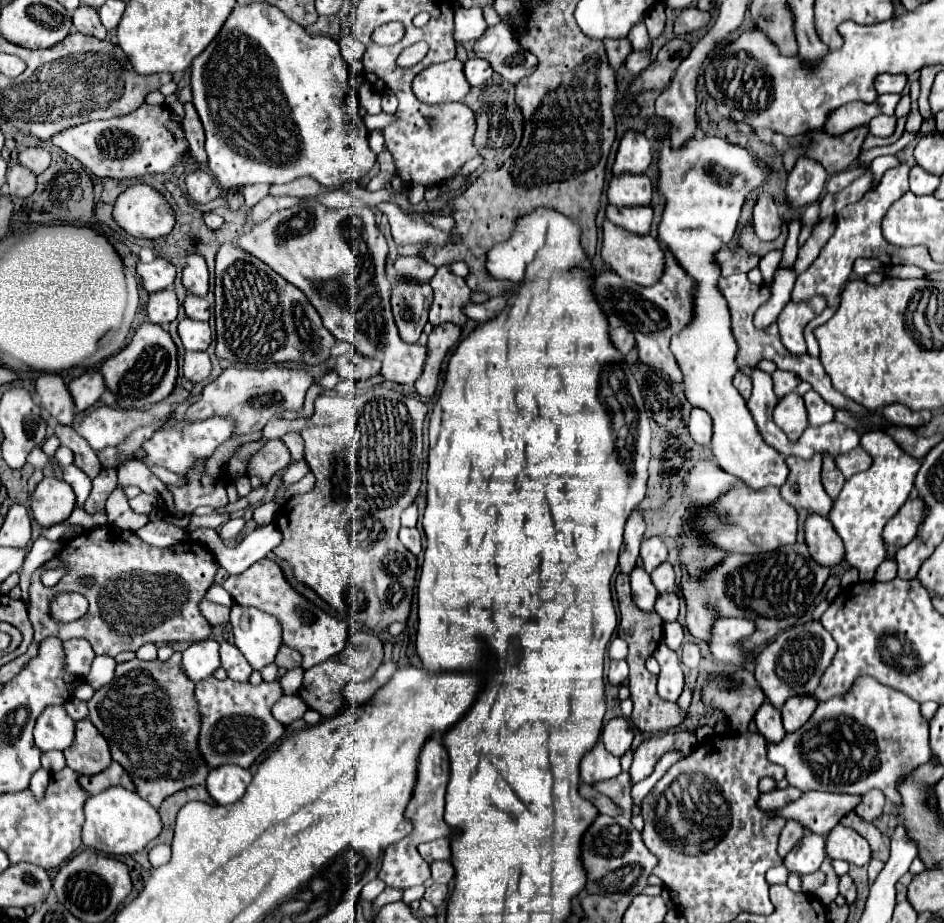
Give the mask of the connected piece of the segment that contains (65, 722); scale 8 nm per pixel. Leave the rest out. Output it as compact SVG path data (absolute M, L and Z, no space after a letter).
M47 706L35 722L35 744L43 750L65 750L75 736L75 722L63 706Z

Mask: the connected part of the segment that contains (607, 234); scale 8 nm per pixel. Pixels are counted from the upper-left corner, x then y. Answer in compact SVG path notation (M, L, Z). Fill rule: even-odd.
M605 220L603 224L603 246L601 246L603 260L623 278L641 286L653 286L659 282L665 270L665 252L661 250L659 242L653 236L637 236L631 232L625 232L623 228L611 224Z

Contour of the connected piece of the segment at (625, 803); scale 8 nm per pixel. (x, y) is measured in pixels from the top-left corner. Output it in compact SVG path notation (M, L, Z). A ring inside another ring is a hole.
M621 772L617 778L609 780L609 784L605 782L595 782L593 788L605 796L609 796L619 808L621 812L629 812L633 802L631 802L631 782L629 782L629 774Z

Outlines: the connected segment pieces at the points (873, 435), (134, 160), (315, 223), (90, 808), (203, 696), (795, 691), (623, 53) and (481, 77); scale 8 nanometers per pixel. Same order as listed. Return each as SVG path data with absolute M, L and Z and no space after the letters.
M881 430L863 434L861 446L871 454L873 464L869 470L859 472L845 482L831 508L829 520L845 544L845 560L859 570L859 580L873 580L877 566L885 560L885 542L881 538L883 526L909 498L921 464L913 456L905 454L895 440Z
M139 106L133 114L109 120L83 122L53 136L53 144L77 158L99 178L139 178L169 172L187 152L187 140L179 124L169 120L167 106Z
M315 198L301 200L299 206L271 214L235 244L301 288L317 308L325 328L335 338L349 342L357 354L379 360L385 380L413 384L419 378L427 348L405 344L397 334L389 304L391 282L385 276L387 242L375 224L371 208L359 206L357 222L357 206L331 210Z
M111 786L109 790L103 790L97 796L89 796L85 802L85 824L81 840L87 848L111 854L111 856L123 856L123 854L135 854L141 852L149 842L153 842L163 828L163 822L159 818L159 812L149 806L137 792L131 792L123 786Z
M207 678L197 682L195 698L199 702L201 712L201 734L199 734L199 750L209 762L209 768L217 768L223 764L237 764L241 768L249 768L257 756L261 756L269 746L273 746L283 736L283 724L277 722L271 714L271 706L283 696L279 680L261 682L253 686L249 682L235 680L217 680Z
M813 620L803 626L793 626L779 634L763 652L757 656L755 664L755 678L763 688L767 700L781 708L787 698L791 696L805 696L813 694L819 686L823 672L827 670L833 654L837 652L837 644L833 642L831 634L821 626L821 622Z
M605 38L603 44L605 44L607 56L609 56L609 64L611 64L611 68L617 70L617 68L625 62L627 54L631 52L631 44L629 44L629 40L627 40L627 38L619 38L619 40Z
M473 58L473 60L467 60L465 66L463 66L463 72L465 72L465 78L471 86L481 86L485 80L491 78L493 70L489 66L489 62L485 60L479 60L479 58Z

